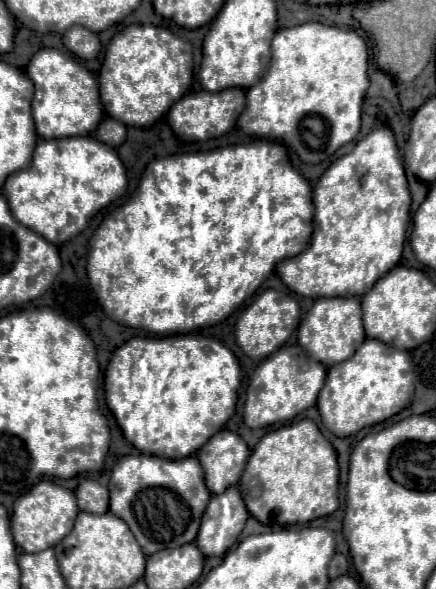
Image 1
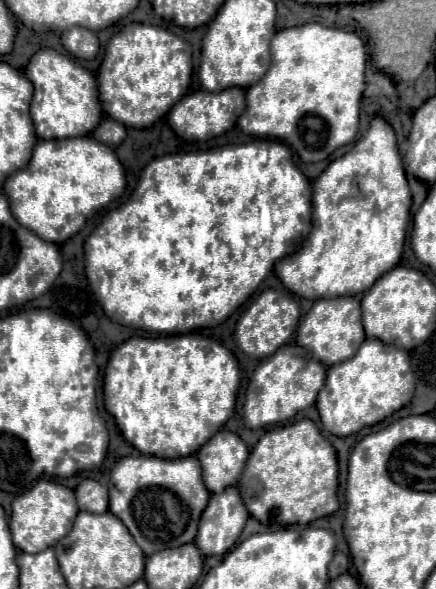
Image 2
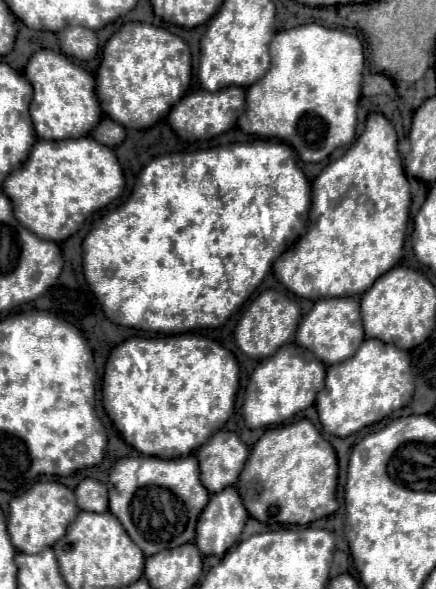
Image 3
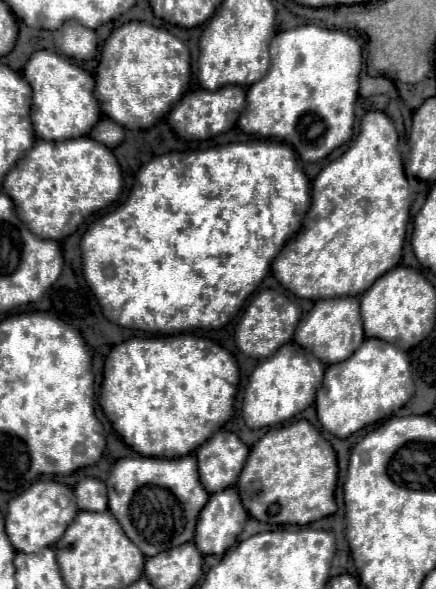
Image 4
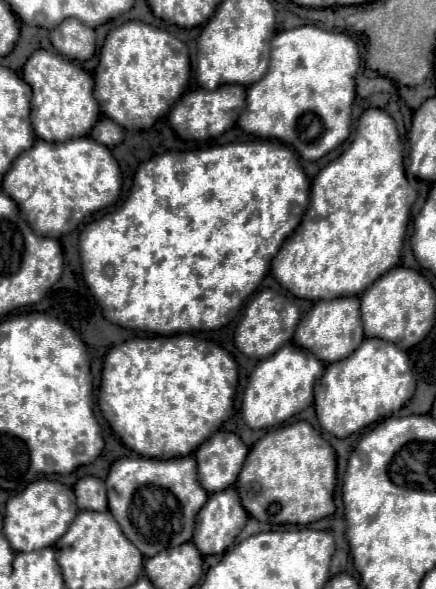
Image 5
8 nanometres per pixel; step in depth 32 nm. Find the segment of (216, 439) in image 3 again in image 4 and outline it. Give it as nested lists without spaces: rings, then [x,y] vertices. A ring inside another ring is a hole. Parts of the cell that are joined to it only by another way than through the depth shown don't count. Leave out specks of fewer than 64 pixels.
[[[216,432],[196,450],[200,482],[210,494],[234,486],[246,456],[248,446],[234,432]]]

